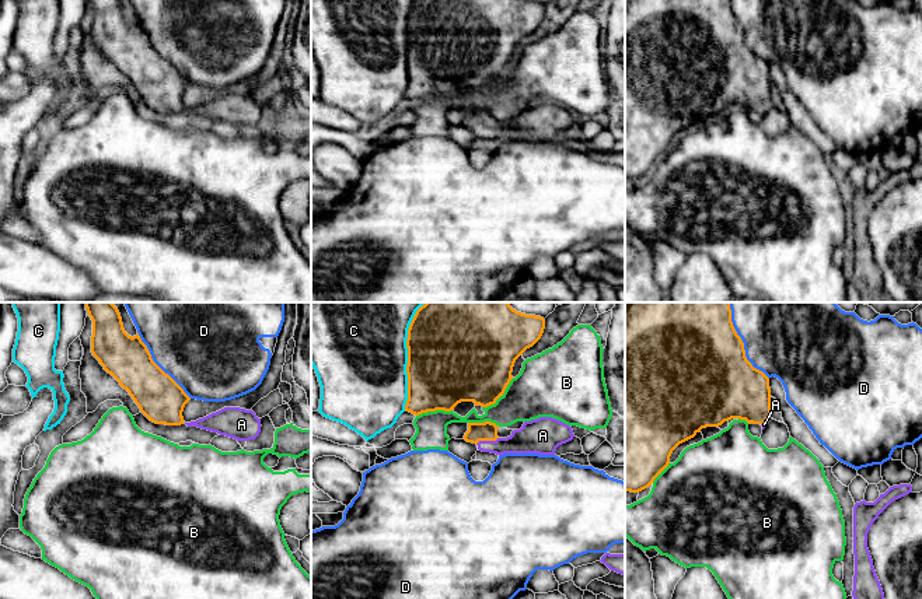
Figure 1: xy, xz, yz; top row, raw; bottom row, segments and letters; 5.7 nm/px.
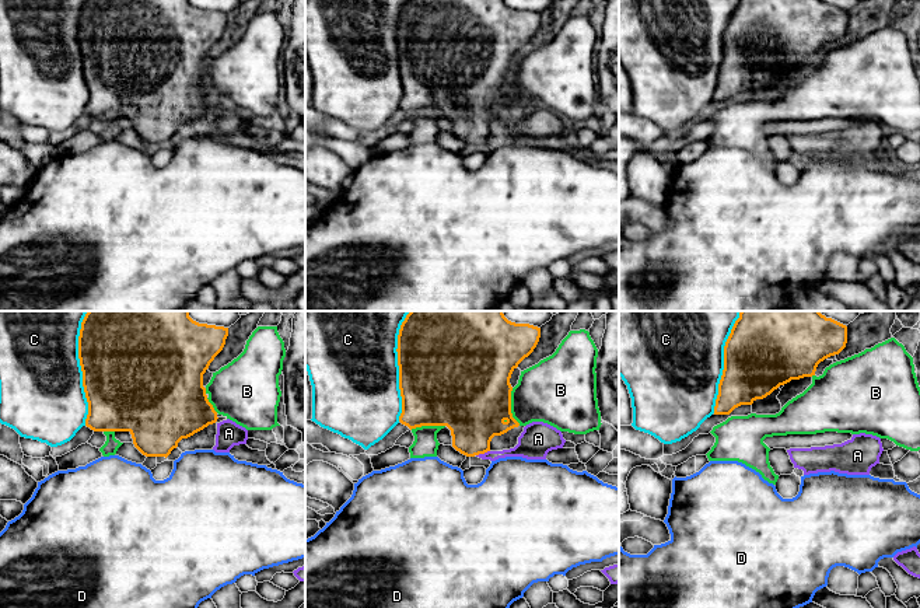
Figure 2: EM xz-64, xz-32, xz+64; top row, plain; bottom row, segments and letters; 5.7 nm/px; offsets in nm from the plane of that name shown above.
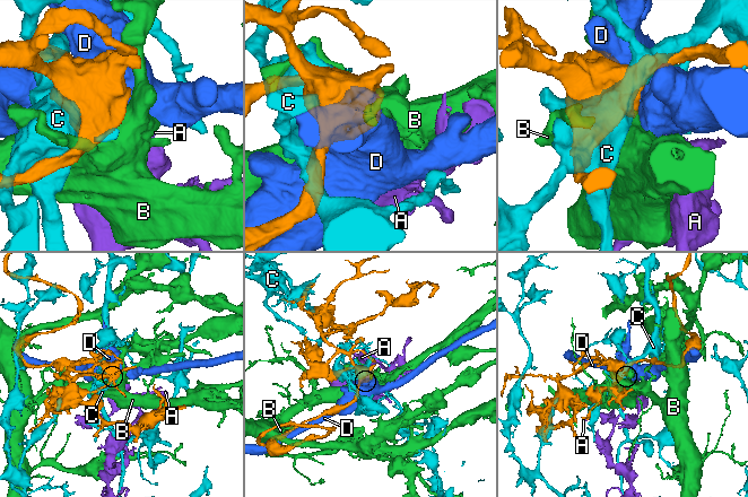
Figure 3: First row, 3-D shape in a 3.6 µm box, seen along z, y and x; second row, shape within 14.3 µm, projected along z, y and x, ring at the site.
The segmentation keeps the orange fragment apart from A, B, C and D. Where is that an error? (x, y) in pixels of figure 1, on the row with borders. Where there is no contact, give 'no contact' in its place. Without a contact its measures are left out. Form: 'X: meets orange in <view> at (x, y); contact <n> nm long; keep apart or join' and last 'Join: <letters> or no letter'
A: meets orange in xz at (486, 440); contact 130 nm long; join
B: meets orange in xz at (500, 395); contact 260 nm long; keep apart
C: meets orange in xz at (408, 356); contact 650 nm long; keep apart
D: meets orange in yz at (741, 342); contact 500 nm long; keep apart
Join: A

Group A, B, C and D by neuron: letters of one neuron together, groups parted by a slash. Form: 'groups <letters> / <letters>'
groups A / B / C / D

